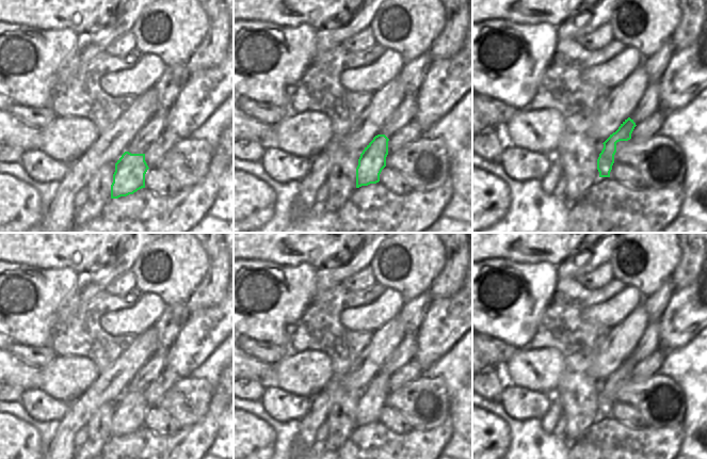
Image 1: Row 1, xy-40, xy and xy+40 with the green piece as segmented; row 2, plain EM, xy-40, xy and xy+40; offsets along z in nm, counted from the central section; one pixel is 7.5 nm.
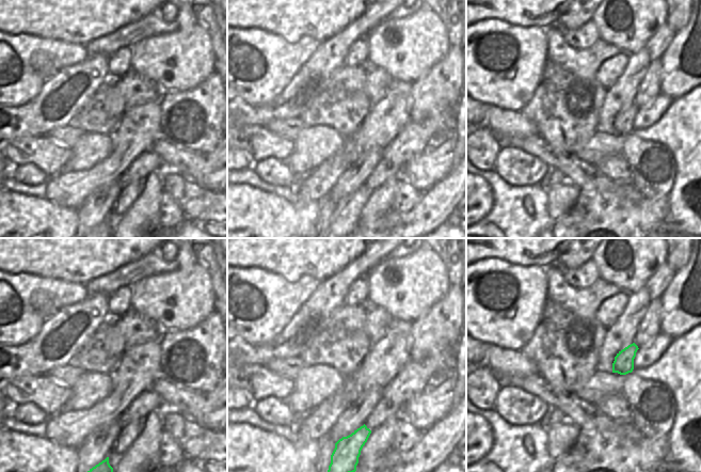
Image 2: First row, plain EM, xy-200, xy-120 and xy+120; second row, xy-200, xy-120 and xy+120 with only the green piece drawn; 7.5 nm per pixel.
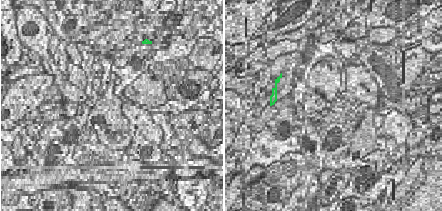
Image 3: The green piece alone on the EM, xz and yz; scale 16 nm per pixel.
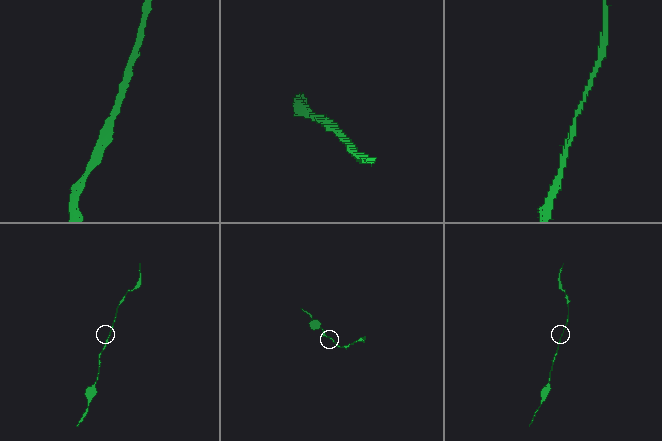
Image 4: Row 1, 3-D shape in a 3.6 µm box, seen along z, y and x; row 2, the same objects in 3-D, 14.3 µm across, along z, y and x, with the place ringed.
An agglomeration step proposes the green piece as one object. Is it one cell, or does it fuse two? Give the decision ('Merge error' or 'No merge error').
No merge error

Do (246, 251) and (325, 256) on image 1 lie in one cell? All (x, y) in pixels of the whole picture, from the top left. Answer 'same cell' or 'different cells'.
same cell

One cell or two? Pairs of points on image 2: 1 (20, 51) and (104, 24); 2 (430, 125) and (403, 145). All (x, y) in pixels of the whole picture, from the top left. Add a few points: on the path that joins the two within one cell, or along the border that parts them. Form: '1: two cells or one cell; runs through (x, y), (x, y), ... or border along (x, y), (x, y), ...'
1: two cells; border along (32, 34), (81, 44)
2: one cell; runs through (424, 131), (410, 141)

